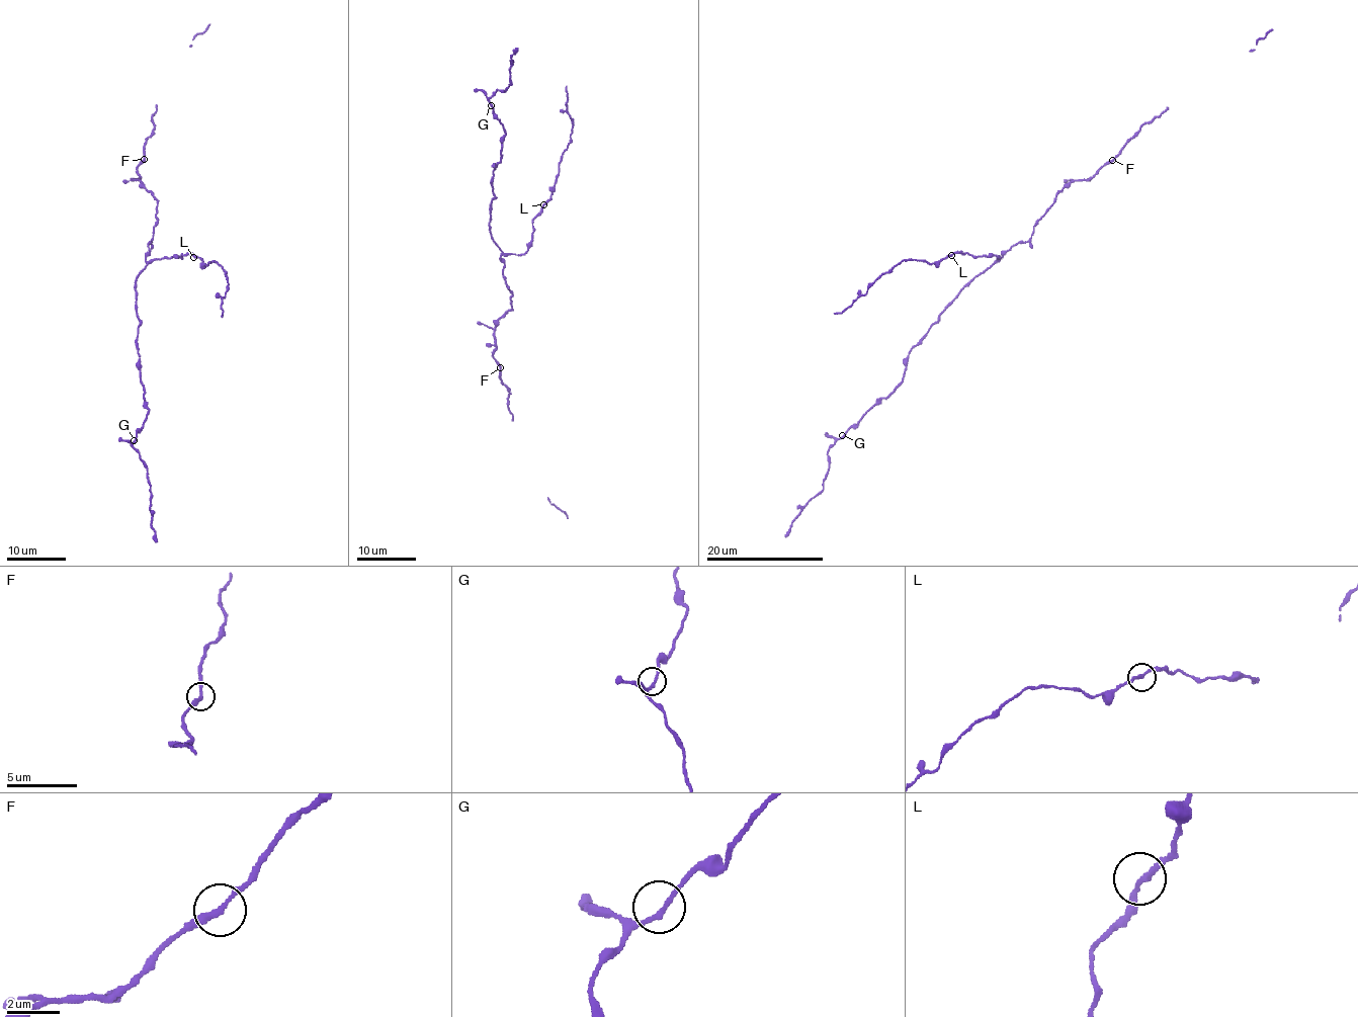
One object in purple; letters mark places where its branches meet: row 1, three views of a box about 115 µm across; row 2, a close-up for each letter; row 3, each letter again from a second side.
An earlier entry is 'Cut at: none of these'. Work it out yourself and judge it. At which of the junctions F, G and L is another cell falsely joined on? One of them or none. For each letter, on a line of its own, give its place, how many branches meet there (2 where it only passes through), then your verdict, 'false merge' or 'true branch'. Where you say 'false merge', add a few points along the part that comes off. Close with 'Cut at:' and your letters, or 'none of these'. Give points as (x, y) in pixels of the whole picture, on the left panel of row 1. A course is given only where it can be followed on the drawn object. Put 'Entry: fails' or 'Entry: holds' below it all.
F: (144, 159) | 2 | true branch
G: (134, 440) | 2 | true branch
L: (193, 257) | 2 | true branch
Cut at: none of these
Entry: holds

